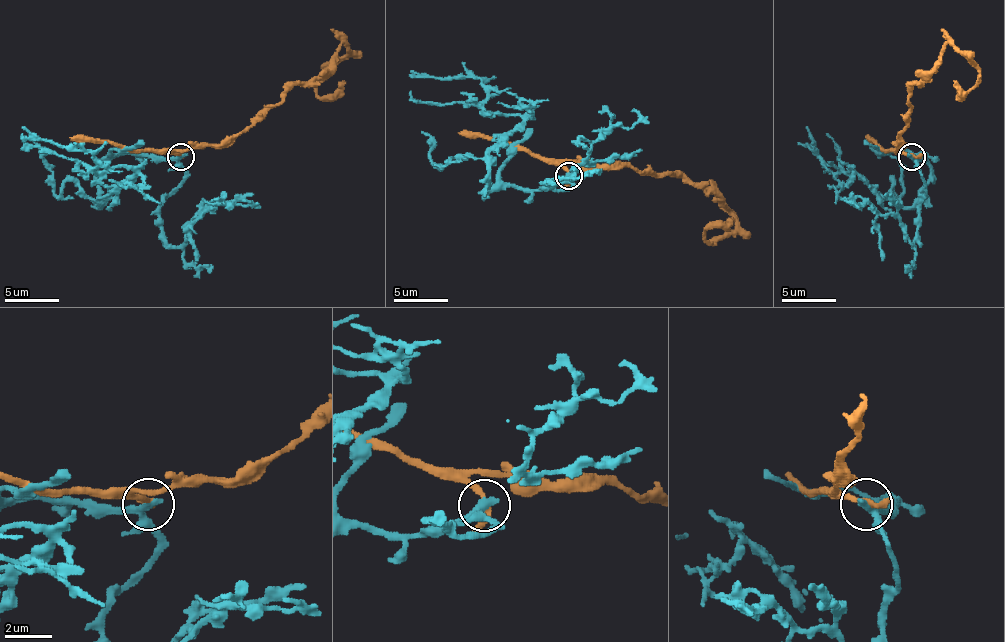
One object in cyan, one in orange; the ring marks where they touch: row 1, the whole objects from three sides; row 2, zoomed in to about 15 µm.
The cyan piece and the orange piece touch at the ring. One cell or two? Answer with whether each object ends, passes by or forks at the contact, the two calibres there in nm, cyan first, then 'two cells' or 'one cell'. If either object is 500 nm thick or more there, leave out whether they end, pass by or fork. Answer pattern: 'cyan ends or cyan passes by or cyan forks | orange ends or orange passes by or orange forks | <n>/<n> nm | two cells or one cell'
cyan passes by | orange ends | 300/340 nm | two cells

